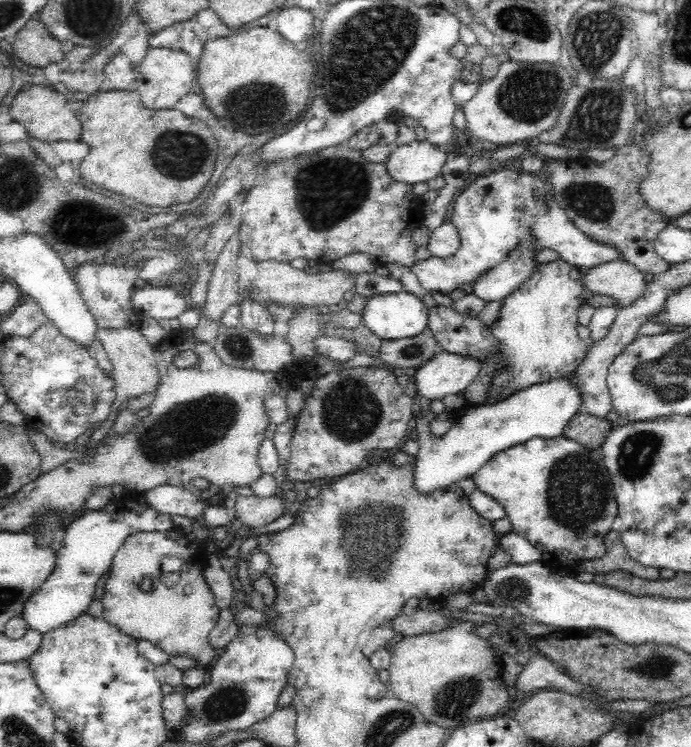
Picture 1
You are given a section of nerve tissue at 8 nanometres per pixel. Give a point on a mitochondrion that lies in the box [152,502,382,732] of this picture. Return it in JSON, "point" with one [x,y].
{"point":[228,703]}

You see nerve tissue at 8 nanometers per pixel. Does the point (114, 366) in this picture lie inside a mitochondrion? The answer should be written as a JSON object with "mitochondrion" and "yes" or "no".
{"mitochondrion":"no"}

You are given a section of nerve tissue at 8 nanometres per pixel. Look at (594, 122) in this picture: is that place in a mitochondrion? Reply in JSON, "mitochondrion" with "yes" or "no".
{"mitochondrion":"yes"}

